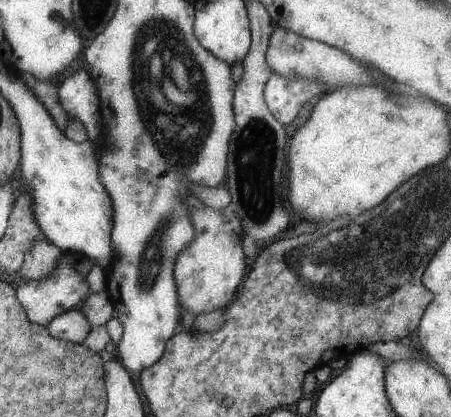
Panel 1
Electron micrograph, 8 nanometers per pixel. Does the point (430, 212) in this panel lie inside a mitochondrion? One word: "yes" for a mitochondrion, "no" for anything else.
yes

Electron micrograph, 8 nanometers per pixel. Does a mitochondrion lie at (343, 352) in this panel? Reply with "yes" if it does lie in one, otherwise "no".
no

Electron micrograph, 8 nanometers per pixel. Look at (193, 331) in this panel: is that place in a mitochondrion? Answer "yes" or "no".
no

